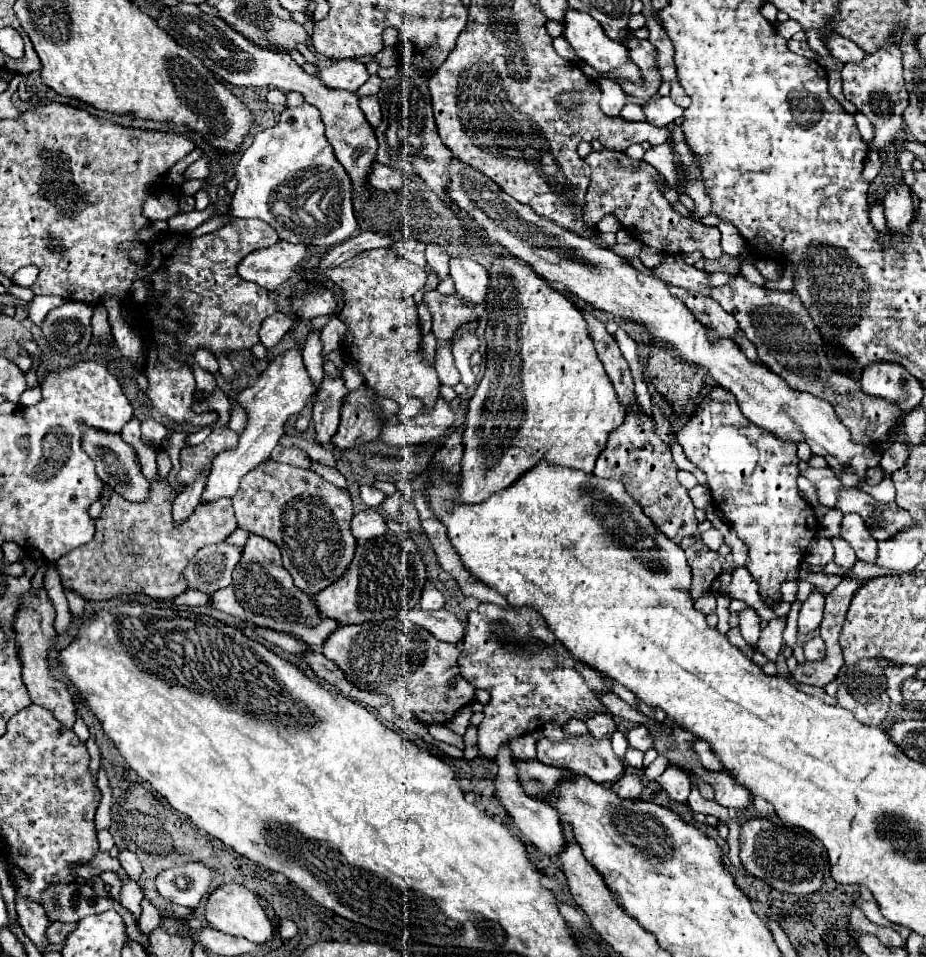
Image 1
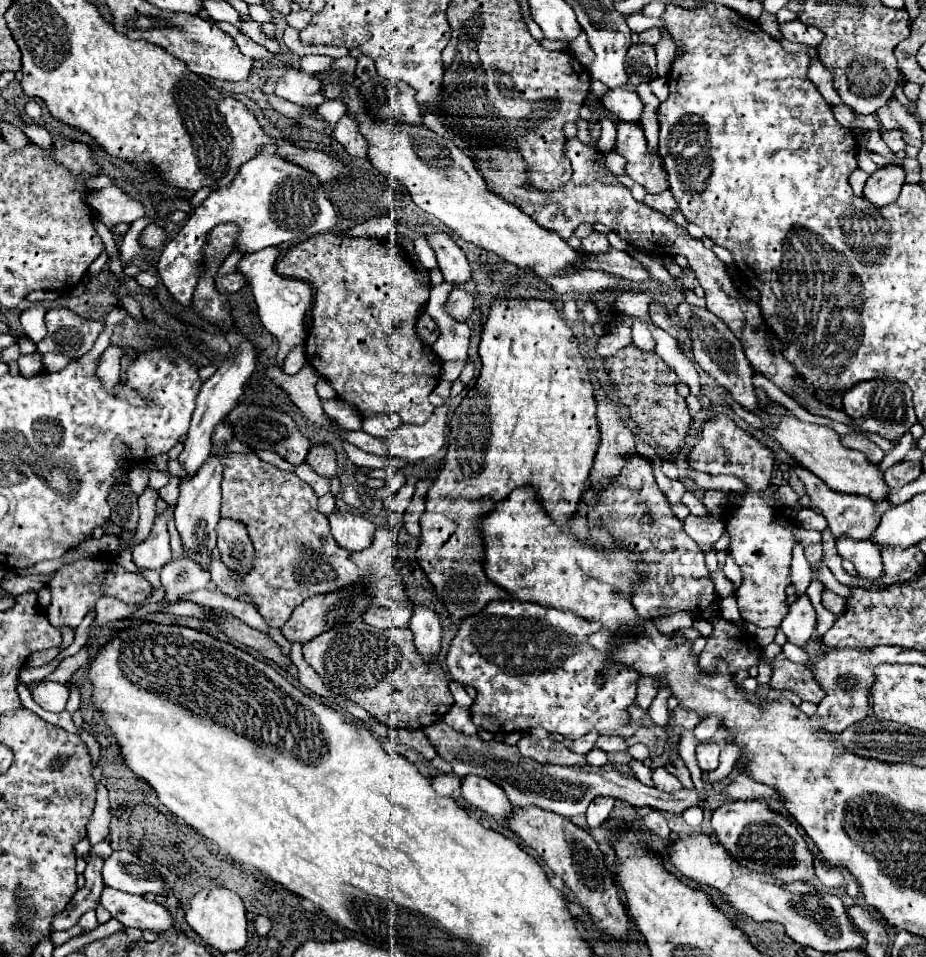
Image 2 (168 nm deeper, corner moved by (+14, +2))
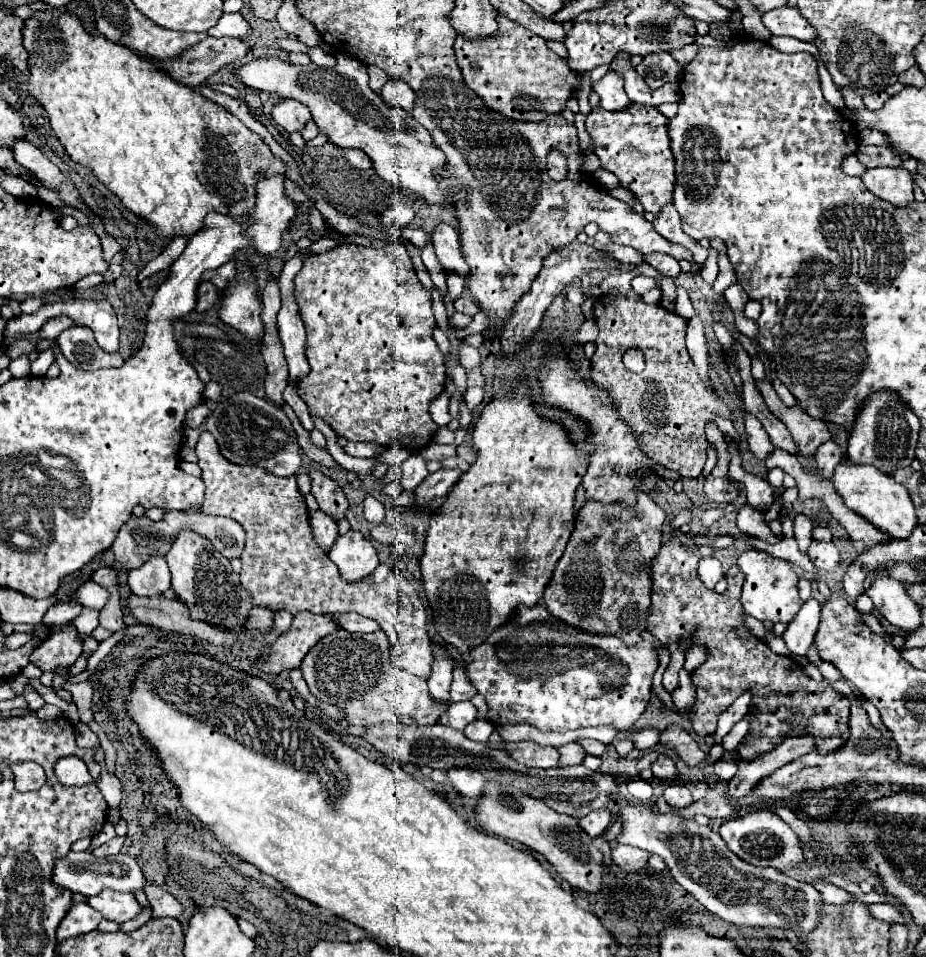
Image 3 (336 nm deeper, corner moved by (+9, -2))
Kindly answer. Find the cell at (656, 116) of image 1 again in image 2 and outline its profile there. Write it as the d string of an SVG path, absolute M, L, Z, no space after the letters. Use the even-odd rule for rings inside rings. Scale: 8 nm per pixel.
M626 88L608 90L608 94L604 96L602 102L618 120L624 120L624 122L642 120L644 102L640 100L640 96L634 90L626 90Z

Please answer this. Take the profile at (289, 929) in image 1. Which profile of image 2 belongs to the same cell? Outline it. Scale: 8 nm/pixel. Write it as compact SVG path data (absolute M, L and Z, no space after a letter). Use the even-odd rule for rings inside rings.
M262 915L255 916L253 918L253 924L259 936L266 936L272 927L270 919Z

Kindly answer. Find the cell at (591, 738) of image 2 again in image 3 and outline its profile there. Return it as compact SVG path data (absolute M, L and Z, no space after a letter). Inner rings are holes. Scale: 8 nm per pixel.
M571 742L565 746L559 746L559 754L561 754L561 762L557 766L577 766L583 762L585 758L585 750L581 748L581 744Z

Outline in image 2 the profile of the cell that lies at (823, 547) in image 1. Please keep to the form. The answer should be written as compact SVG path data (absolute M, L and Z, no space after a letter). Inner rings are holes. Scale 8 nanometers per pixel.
M812 544L808 548L804 548L804 554L806 554L806 560L808 564L818 564L822 560L822 544Z

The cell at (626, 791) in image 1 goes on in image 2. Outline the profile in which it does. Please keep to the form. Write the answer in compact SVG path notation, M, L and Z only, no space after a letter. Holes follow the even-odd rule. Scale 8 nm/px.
M600 796L600 798L592 800L588 810L586 810L586 826L588 828L598 828L602 822L608 820L608 814L610 814L612 808L614 808L614 798Z

